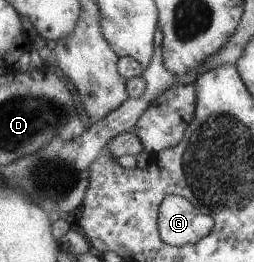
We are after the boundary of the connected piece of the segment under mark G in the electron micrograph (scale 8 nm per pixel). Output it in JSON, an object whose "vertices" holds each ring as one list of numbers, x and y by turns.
{"vertices":[[169,195,161,200,157,213,159,238,171,246,193,244,213,228,213,218,199,212,183,197]]}

